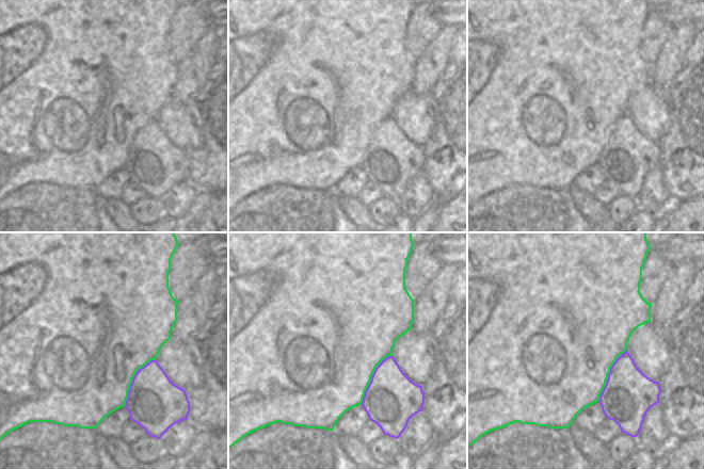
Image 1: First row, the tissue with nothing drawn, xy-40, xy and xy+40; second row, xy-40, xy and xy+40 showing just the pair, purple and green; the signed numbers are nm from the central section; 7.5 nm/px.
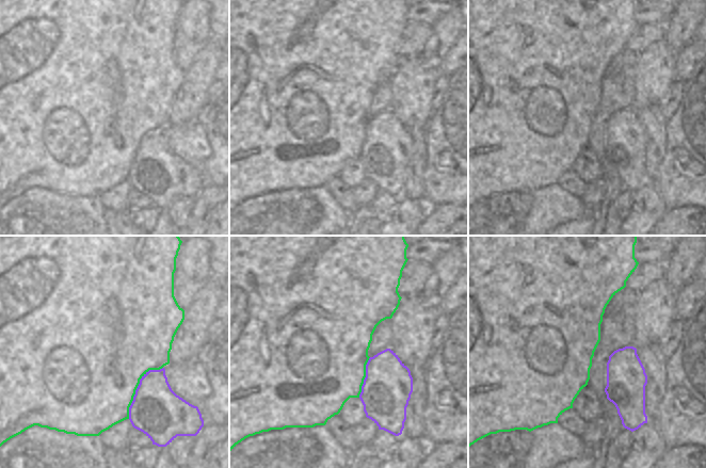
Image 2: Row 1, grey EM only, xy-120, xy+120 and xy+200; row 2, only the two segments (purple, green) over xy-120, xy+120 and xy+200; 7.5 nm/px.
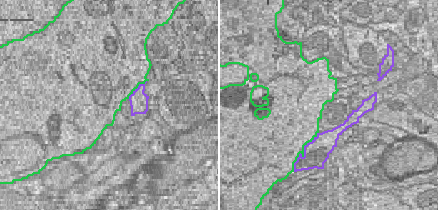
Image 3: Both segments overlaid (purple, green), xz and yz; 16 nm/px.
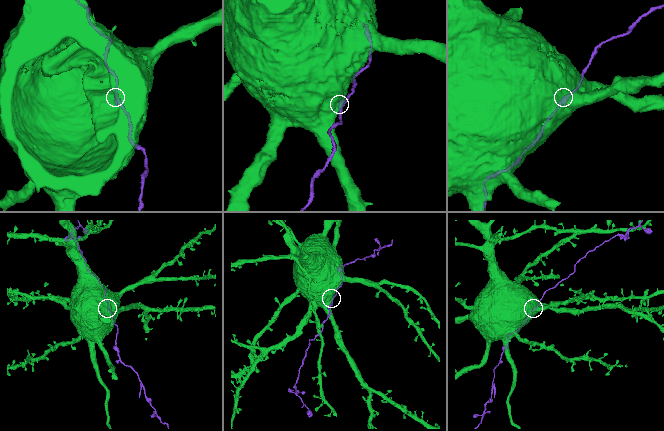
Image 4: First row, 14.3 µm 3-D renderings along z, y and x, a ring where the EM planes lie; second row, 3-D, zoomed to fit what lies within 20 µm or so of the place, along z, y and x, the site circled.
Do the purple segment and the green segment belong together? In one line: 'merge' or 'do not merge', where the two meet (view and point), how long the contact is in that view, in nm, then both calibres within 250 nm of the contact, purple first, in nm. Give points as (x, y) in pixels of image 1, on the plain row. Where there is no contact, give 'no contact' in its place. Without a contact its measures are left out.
do not merge | xy (371, 140) | 440 nm | 400/480 nm

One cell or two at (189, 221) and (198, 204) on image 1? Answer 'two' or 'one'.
one

